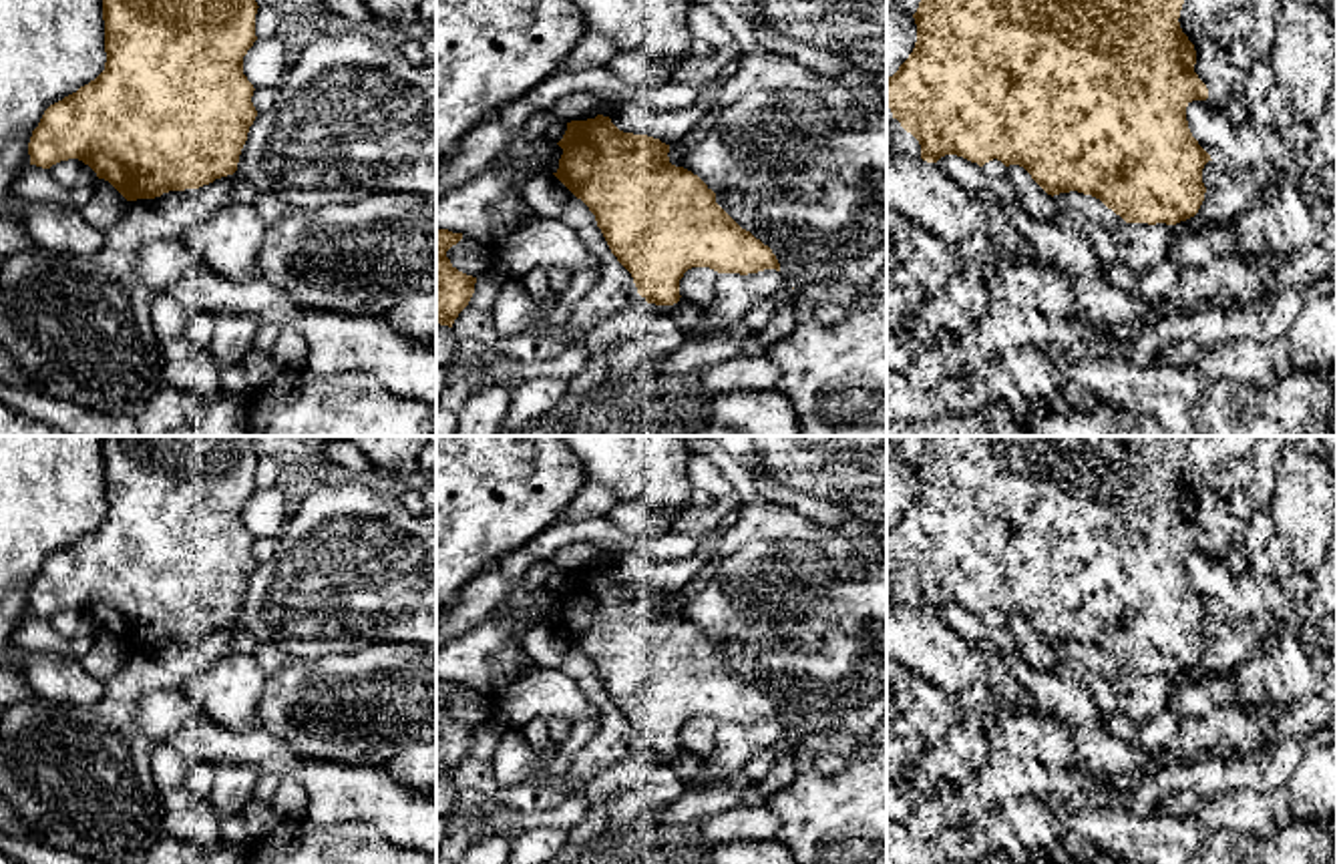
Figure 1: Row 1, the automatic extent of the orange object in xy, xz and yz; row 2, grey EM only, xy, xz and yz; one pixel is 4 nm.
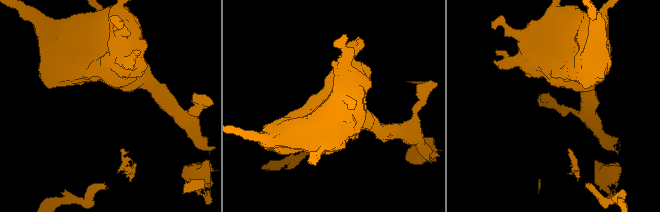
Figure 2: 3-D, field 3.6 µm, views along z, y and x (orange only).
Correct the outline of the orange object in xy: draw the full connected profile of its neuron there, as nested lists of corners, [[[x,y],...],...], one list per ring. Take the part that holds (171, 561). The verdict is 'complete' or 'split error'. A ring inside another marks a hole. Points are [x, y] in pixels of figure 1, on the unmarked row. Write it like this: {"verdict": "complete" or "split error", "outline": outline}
{"verdict": "complete", "outline": [[[101,436],[105,520],[76,543],[50,555],[28,593],[30,615],[50,619],[68,609],[88,615],[127,651],[199,639],[237,621],[257,561],[243,506],[257,490],[253,436]]]}

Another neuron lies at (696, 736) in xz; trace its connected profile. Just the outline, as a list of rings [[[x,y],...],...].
[[[692,717],[680,729],[682,749],[706,758],[714,749],[718,721],[710,717]]]

